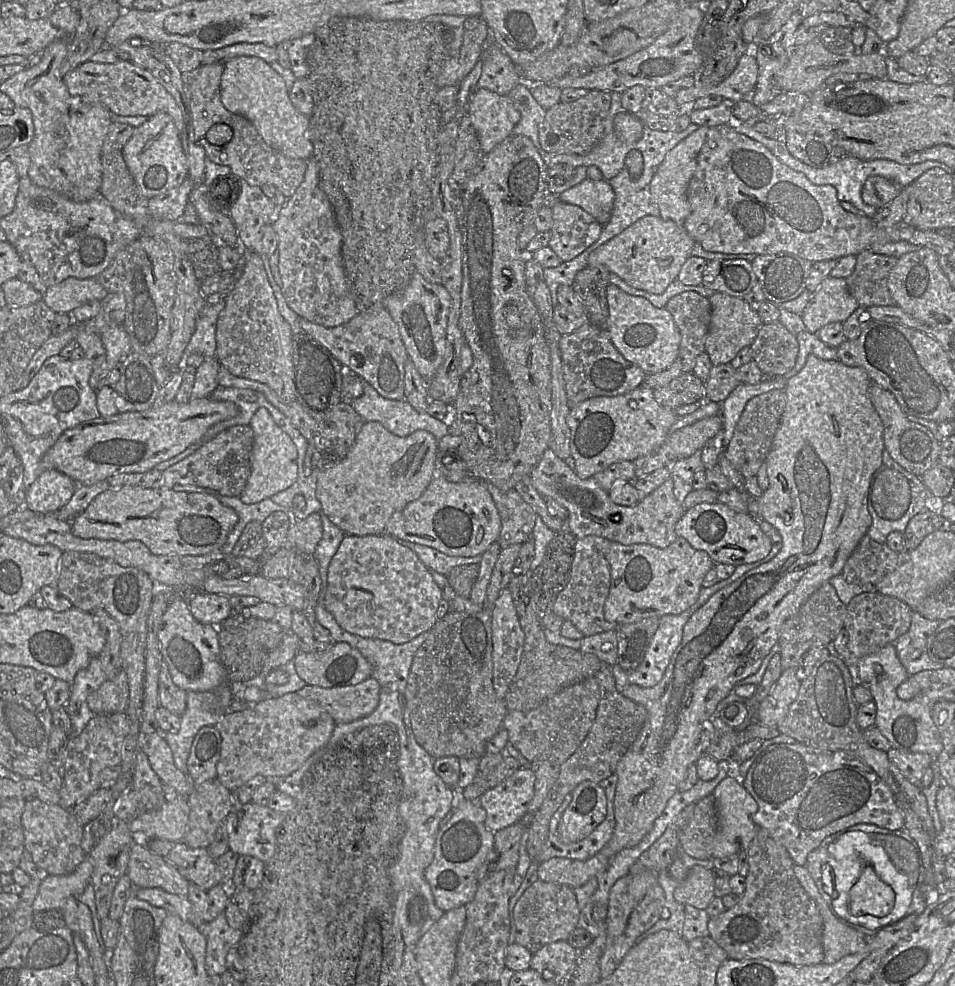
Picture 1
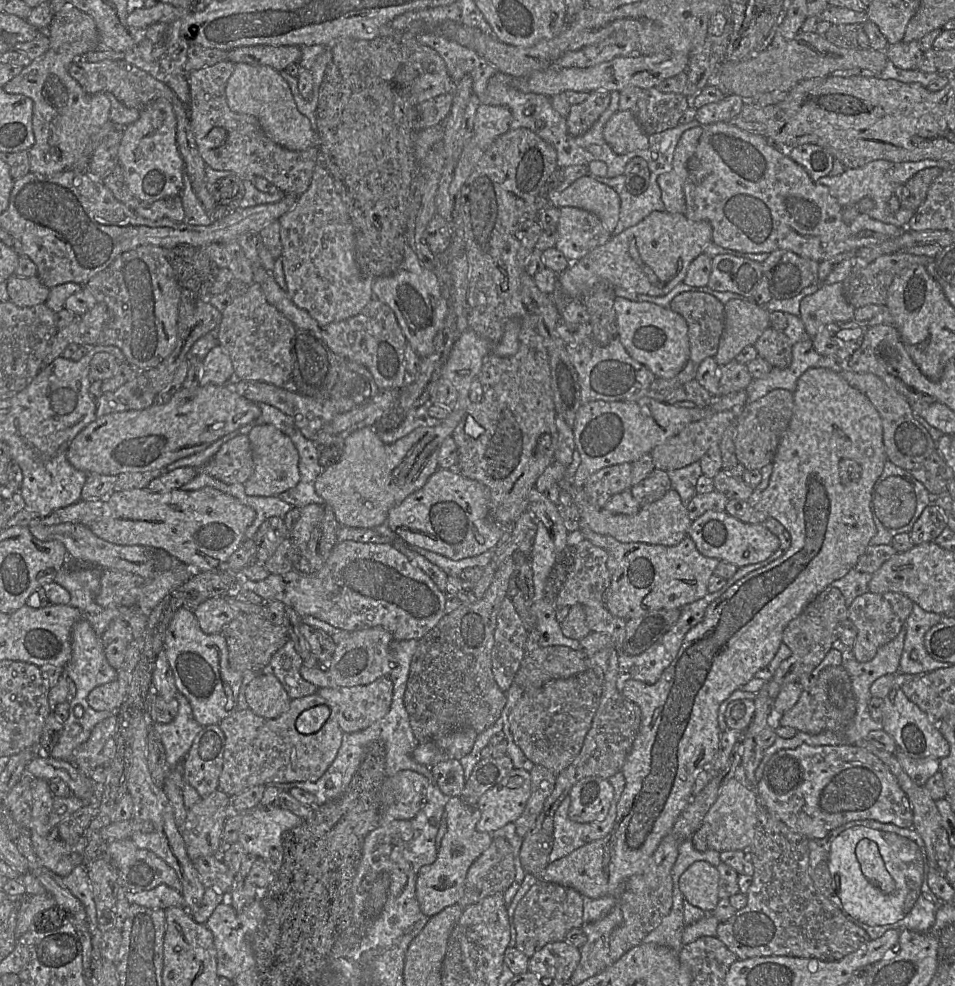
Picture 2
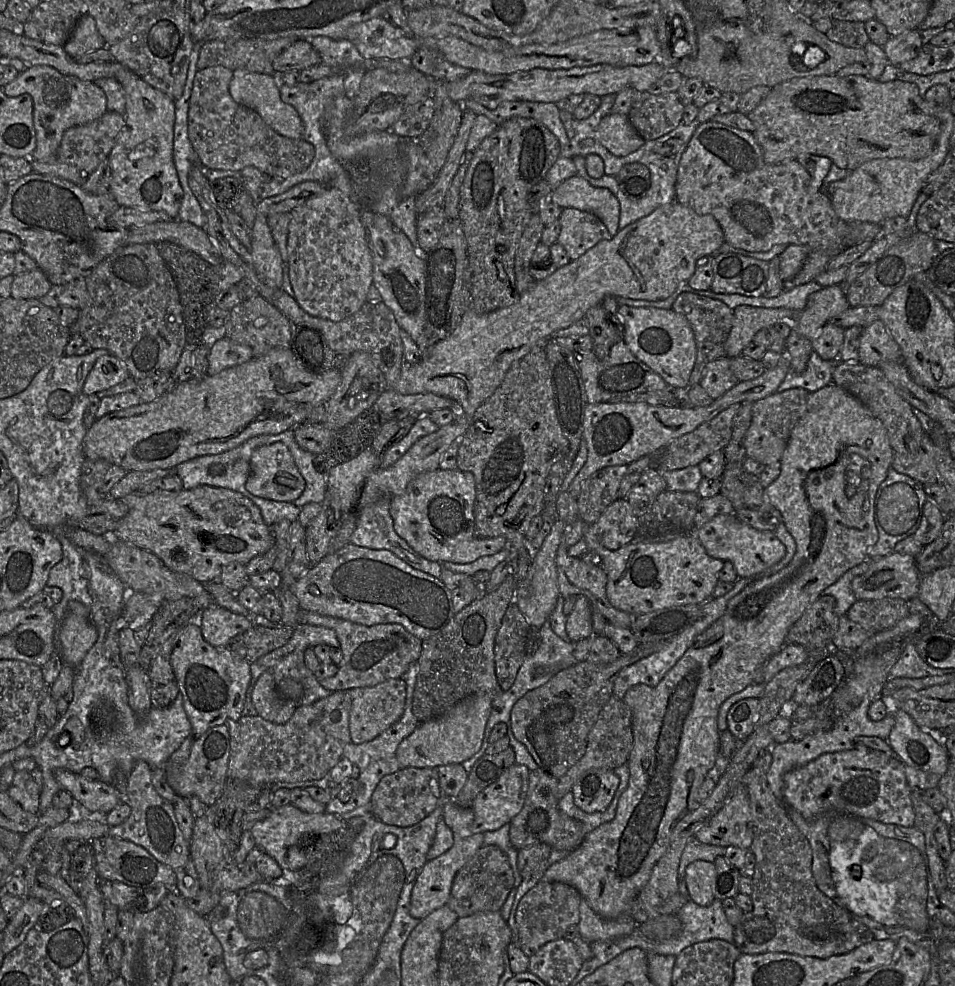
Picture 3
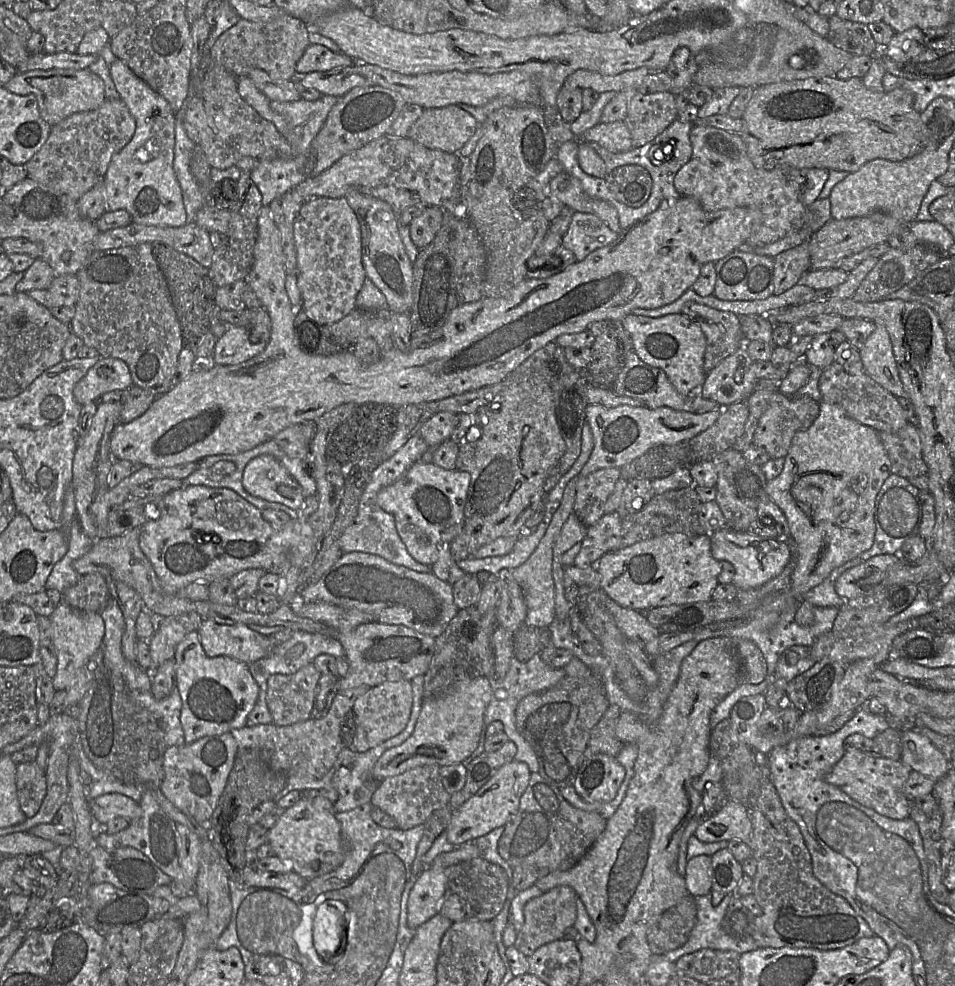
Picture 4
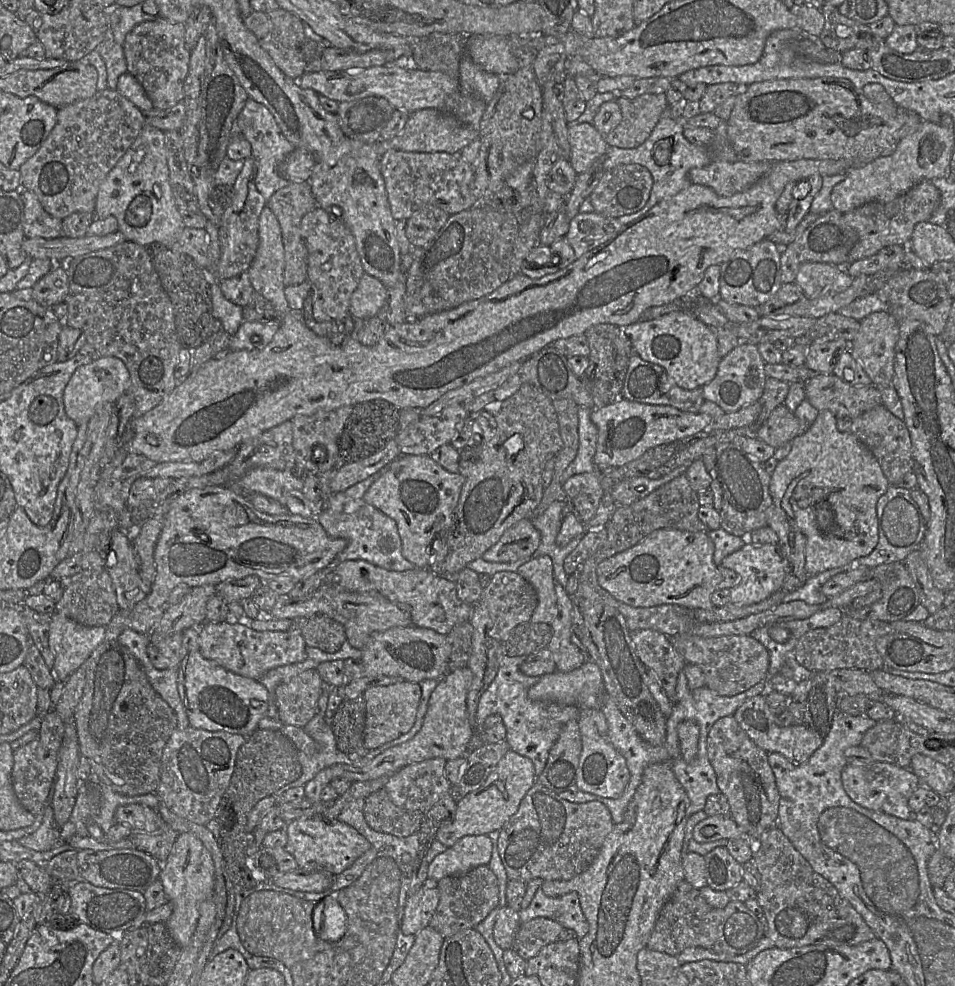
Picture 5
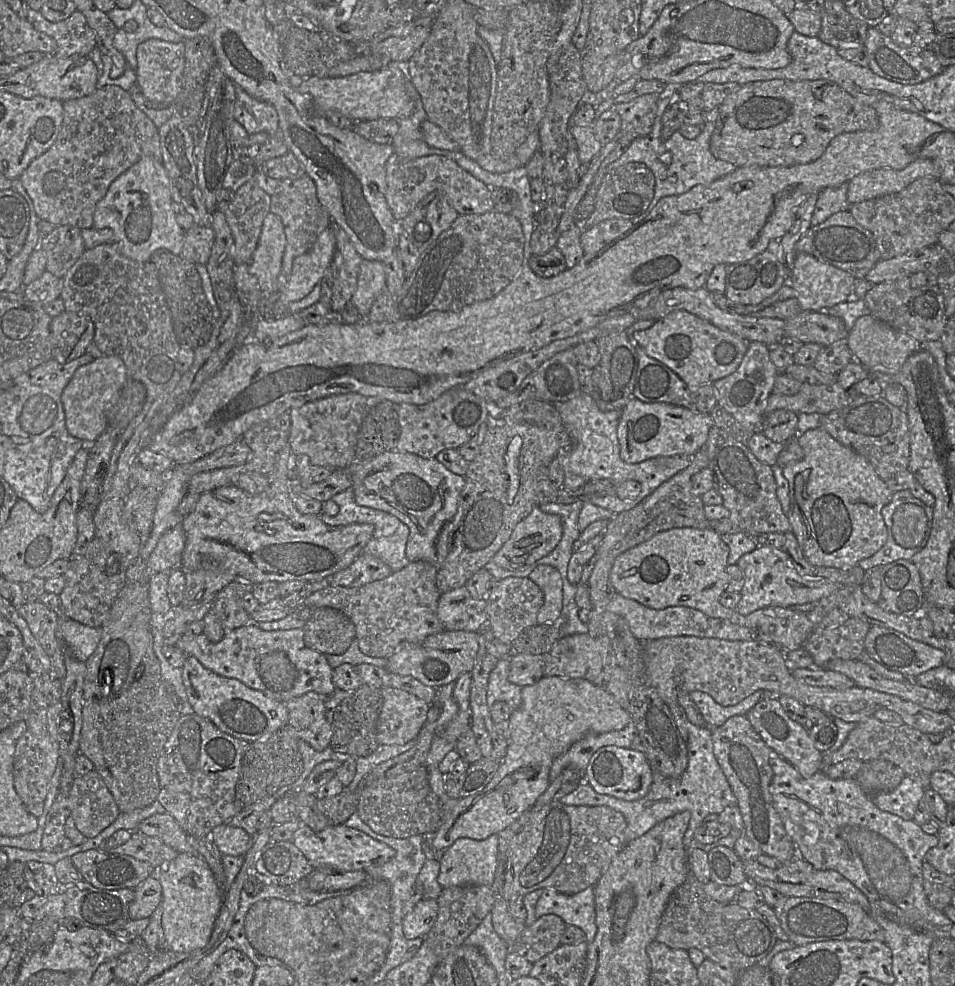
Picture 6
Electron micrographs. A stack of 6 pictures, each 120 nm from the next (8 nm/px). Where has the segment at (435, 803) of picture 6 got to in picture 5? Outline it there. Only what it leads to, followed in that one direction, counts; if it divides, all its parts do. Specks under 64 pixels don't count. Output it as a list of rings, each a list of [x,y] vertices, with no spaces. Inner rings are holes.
[[[382,788],[365,799],[364,817],[377,832],[407,837],[419,832],[425,813],[399,808]]]

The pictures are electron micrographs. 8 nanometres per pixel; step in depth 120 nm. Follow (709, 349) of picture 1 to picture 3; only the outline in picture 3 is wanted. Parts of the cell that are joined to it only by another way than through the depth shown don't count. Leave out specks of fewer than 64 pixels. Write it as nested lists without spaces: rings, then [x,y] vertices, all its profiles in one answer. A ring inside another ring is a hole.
[[[739,305],[733,309],[733,324],[725,343],[726,357],[735,358],[741,355],[743,349],[753,341],[755,334],[763,328],[776,323],[796,321],[802,311],[788,308],[764,308]]]

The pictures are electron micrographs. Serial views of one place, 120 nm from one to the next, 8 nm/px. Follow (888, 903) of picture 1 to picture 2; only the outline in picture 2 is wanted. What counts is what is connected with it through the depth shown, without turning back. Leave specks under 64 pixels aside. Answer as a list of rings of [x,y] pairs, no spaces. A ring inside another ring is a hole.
[[[861,840],[856,846],[856,856],[862,873],[872,884],[885,894],[895,892],[895,882],[886,870],[878,845],[874,841]]]

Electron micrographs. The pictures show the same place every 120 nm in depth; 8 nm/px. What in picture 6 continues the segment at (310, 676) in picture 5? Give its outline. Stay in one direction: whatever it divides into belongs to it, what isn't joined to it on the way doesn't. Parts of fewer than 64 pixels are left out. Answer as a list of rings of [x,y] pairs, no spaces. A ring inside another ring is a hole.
[[[308,692],[285,703],[288,711],[287,725],[303,730],[309,728],[326,713],[325,698],[315,692]]]

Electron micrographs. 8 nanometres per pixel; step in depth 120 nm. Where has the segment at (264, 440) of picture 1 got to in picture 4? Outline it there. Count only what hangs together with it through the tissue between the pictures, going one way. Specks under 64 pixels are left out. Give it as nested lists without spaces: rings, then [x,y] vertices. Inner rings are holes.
[[[262,454],[252,458],[242,477],[244,489],[255,497],[279,502],[298,510],[304,500],[301,486],[274,456]]]

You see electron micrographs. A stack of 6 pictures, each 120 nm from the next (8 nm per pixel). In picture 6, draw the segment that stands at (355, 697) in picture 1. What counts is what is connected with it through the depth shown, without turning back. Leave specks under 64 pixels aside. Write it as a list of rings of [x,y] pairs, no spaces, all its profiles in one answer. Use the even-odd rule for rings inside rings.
[[[394,687],[382,688],[382,697],[383,704],[377,722],[379,744],[402,745],[417,738],[431,705]]]

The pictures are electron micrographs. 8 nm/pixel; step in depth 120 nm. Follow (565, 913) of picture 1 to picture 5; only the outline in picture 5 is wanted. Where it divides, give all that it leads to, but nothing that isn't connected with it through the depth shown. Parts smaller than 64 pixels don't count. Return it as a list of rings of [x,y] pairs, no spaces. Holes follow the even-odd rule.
[[[537,917],[523,923],[516,934],[512,950],[528,961],[545,946],[557,942],[564,927],[557,921]]]

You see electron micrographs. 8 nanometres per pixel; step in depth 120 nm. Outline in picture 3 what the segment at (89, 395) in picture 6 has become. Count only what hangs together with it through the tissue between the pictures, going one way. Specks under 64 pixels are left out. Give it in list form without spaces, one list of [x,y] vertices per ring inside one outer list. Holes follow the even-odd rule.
[[[114,355],[99,357],[83,385],[85,395],[106,390],[130,376],[125,364]]]

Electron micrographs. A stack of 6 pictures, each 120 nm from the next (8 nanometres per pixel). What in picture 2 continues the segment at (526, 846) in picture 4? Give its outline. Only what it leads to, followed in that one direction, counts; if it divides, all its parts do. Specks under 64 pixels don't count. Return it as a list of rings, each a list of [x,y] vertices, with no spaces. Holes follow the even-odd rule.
[[[535,765],[531,774],[531,796],[521,816],[514,822],[516,833],[523,839],[534,828],[536,820],[543,810],[546,799],[553,792],[557,774],[548,768]]]

